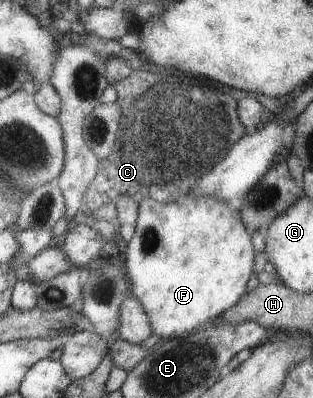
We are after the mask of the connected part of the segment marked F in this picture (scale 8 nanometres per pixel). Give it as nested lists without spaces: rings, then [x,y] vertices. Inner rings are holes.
[[[188,195],[164,203],[151,199],[143,199],[137,203],[134,233],[130,237],[130,240],[126,242],[126,247],[124,247],[123,269],[126,281],[128,281],[128,295],[132,295],[140,303],[140,307],[142,307],[142,311],[144,311],[148,319],[148,323],[150,323],[152,334],[158,335],[160,340],[175,339],[176,337],[180,337],[180,335],[190,334],[200,327],[207,326],[210,323],[214,324],[226,309],[234,305],[244,295],[246,281],[248,281],[252,274],[254,253],[256,251],[252,247],[251,235],[246,232],[242,221],[240,221],[238,211],[226,207],[226,201],[222,201],[222,199],[220,201],[214,199],[214,197],[200,197],[198,199],[198,197],[188,197]]]

